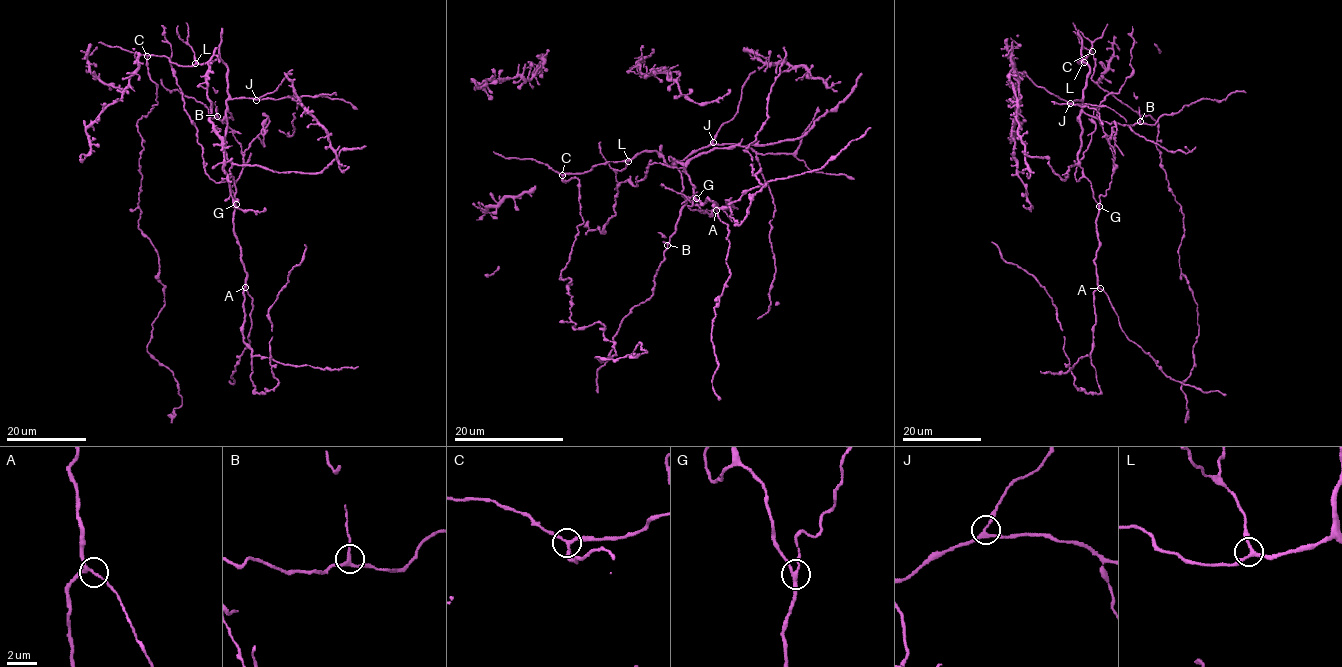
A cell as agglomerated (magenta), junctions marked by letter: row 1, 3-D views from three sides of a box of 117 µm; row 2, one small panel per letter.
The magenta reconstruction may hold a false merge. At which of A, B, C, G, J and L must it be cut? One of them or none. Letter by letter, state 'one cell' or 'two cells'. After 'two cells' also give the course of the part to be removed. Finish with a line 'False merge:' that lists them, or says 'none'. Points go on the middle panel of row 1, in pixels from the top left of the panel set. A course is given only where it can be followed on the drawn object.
A: one cell
B: one cell
C: one cell
G: two cells | (695, 198), (689, 207), (705, 213), (687, 197), (663, 186)
J: one cell
L: one cell
False merge: G

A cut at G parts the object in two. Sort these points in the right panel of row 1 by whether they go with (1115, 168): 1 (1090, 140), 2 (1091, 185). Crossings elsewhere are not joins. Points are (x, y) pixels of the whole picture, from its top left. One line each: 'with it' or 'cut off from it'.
1: cut off from it
2: cut off from it

